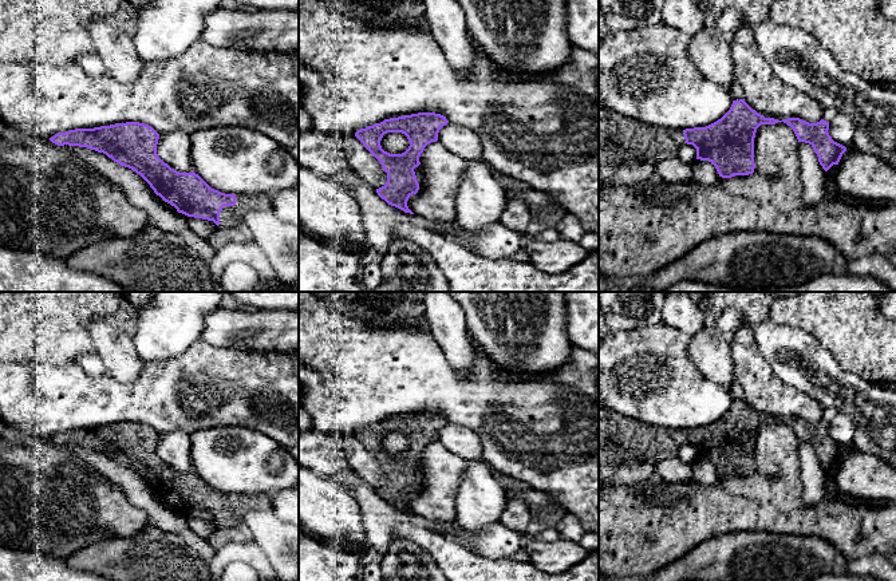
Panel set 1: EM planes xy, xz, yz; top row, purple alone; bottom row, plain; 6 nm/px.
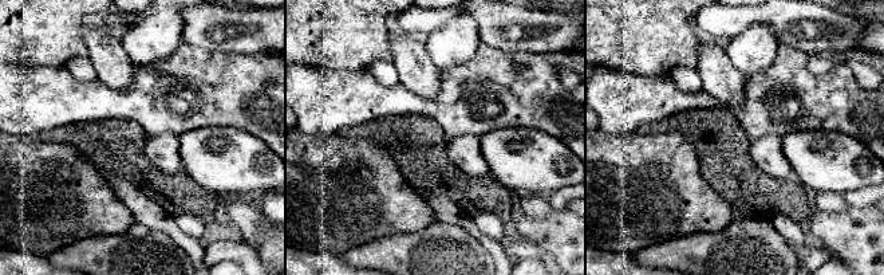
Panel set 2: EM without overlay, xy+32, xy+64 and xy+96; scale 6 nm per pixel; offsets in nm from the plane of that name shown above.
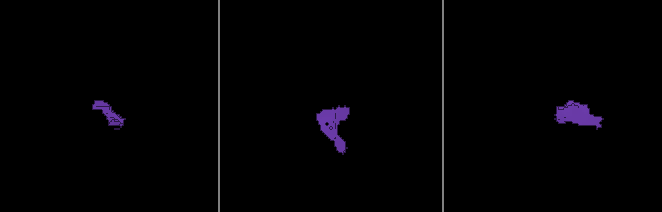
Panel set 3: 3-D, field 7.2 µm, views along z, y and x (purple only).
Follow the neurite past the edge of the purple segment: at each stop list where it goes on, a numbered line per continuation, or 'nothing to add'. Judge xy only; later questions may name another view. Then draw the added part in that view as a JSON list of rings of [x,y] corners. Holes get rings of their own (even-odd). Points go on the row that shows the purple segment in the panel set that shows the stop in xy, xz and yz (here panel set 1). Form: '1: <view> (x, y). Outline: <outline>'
1: xy (231, 216). Outline: [[[236,194],[234,206],[224,206],[220,213],[220,225],[222,228],[238,226],[245,222],[245,214],[250,210],[272,209],[273,198],[264,194]]]

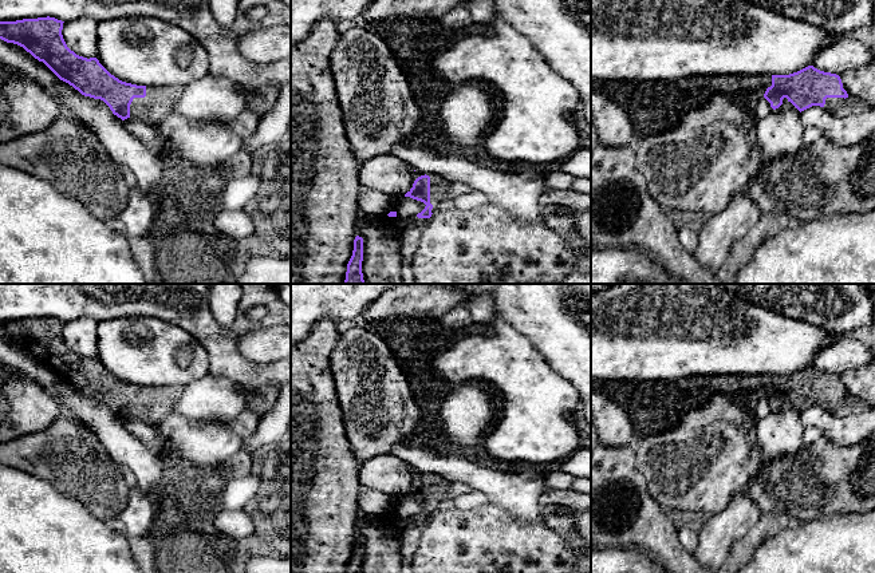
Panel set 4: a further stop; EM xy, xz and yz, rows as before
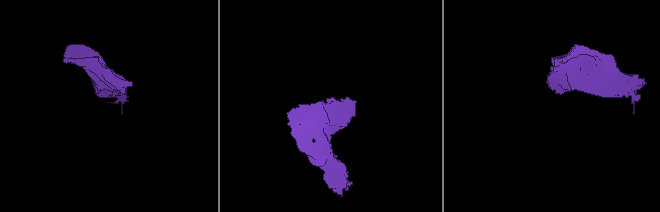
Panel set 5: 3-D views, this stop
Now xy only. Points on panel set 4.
1: xy (160, 101). Outline: [[[146,86],[146,96],[133,99],[130,118],[158,126],[172,112],[184,91],[184,86]]]

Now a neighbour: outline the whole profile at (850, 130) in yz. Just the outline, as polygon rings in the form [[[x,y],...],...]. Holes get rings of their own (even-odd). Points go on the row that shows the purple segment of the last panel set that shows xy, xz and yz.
[[[812,106],[801,111],[801,123],[804,127],[816,127],[839,146],[852,146],[875,133],[875,107],[842,118],[824,107]]]

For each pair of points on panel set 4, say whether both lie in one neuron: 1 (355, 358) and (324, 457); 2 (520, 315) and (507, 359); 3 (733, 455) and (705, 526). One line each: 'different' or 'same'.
1: different
2: different
3: different

